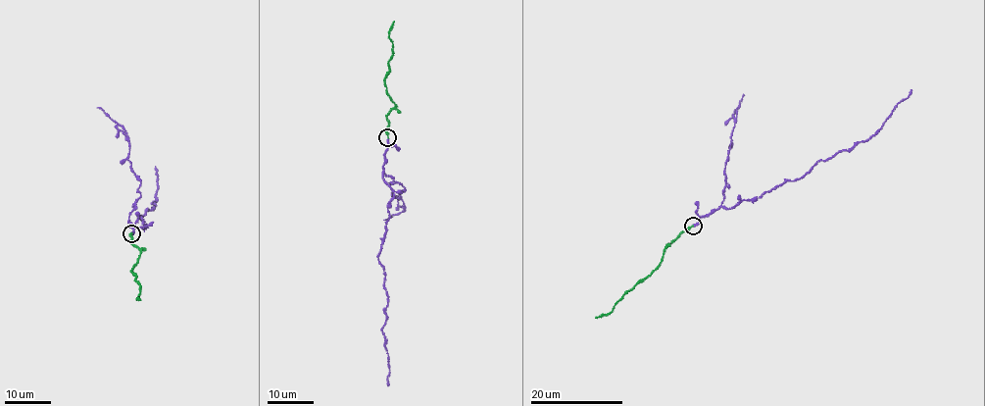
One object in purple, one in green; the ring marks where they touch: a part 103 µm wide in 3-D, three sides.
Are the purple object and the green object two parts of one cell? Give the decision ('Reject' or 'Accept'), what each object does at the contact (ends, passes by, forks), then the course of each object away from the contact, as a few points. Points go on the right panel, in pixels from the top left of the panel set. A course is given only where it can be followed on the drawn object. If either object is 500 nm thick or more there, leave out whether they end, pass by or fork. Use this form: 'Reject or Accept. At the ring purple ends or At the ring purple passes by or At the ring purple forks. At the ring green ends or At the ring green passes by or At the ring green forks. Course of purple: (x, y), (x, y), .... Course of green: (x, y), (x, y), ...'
Accept. At the ring purple ends. At the ring green ends. Course of purple: (693, 225), (721, 206), (732, 208), (742, 200), (760, 197), (804, 176), (818, 161), (870, 138), (911, 89). Course of green: (693, 225), (664, 249), (662, 260), (646, 279), (609, 313), (595, 318)

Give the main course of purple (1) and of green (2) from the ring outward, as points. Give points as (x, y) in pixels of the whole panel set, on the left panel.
1: (132, 232), (129, 221), (133, 228), (147, 228), (138, 217), (155, 208), (152, 202), (158, 186), (155, 167)
2: (132, 232), (130, 242), (140, 251), (131, 273), (140, 286), (137, 298), (140, 300)

